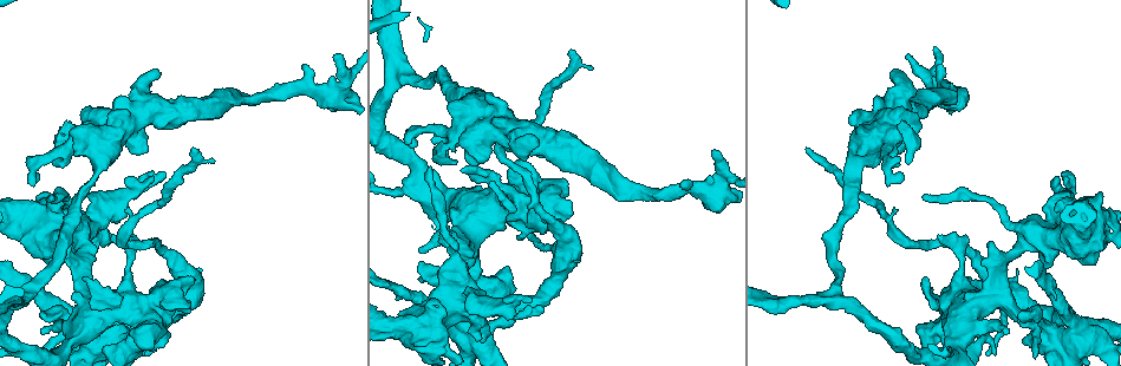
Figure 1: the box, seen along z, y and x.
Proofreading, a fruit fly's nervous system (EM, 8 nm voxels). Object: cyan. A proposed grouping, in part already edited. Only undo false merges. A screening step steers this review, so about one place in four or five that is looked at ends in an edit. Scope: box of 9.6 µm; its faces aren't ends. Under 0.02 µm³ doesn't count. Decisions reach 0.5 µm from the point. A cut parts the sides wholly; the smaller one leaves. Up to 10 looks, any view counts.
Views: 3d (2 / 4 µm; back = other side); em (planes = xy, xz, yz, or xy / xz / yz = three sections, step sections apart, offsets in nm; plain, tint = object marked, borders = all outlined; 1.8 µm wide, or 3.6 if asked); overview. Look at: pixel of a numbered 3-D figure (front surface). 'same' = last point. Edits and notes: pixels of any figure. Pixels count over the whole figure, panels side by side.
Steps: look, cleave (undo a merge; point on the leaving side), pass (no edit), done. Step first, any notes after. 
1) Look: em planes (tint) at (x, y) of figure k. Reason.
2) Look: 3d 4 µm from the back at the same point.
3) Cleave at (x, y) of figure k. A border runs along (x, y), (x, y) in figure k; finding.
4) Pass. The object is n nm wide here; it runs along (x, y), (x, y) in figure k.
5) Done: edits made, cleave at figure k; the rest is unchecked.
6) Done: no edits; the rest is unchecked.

Look: 3d 4 µm at (455, 298) of figure 1.

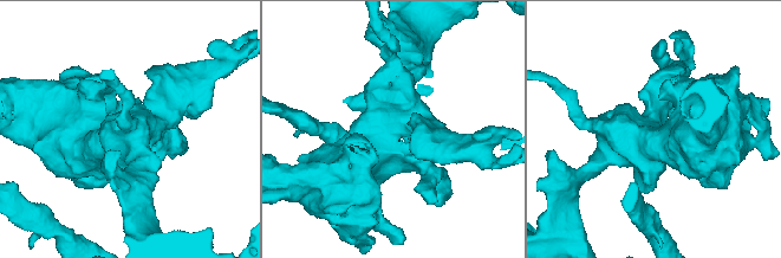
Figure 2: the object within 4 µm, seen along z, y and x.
Look: em 3.6 µm planes (tint) at (389, 131) of figure 2. Now the EM.

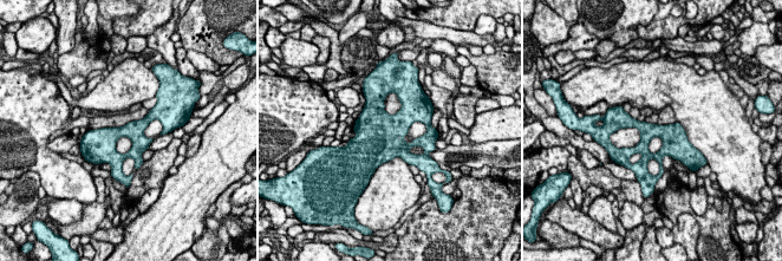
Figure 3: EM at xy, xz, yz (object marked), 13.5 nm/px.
Pass. All the same neuron.

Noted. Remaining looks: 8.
Look: 3d 4 µm at (1108, 349) of figure 1. Thick turns thin.

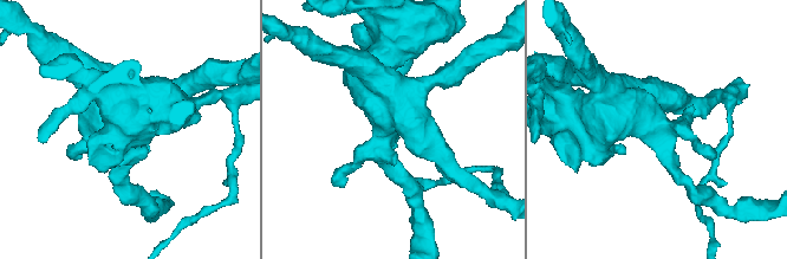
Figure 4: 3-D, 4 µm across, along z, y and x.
Look: em 3.6 µm planes (plain) at (654, 129) of figure 4. Need the tissue.

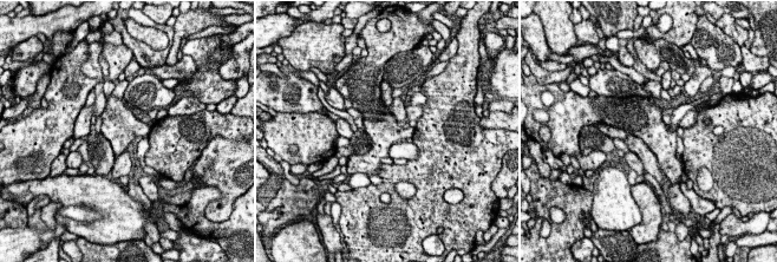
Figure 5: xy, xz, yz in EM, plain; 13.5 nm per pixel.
Look: em 3.6 µm planes (borders) at the same point. See the neighbours.

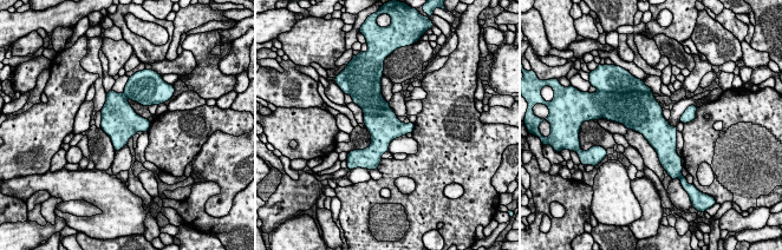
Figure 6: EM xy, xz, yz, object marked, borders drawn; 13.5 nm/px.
Cleave at (630, 83) of figure 6. A border runs along (636, 90), (652, 96) in figure 6; two neurons meet here.

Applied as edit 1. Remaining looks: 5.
Look: overview. See it whole again.

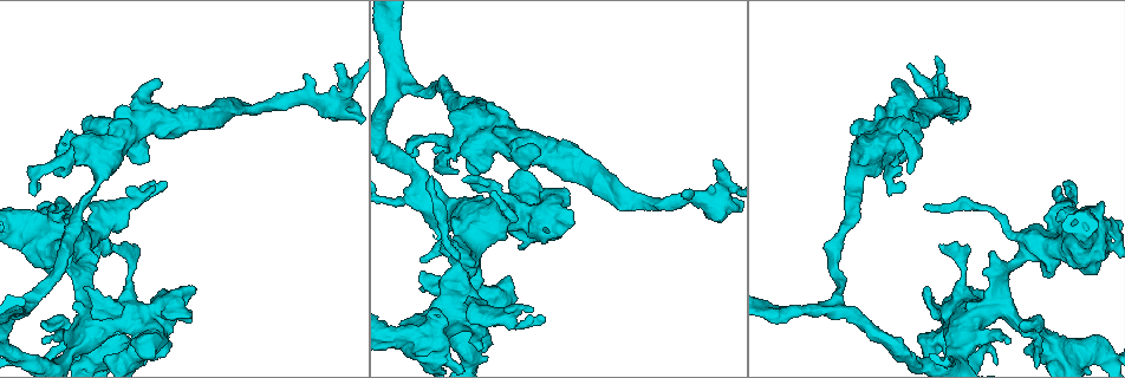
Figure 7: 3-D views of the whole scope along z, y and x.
Look: em planes (tint) at (538, 235) of figure 7. Closes a loop.

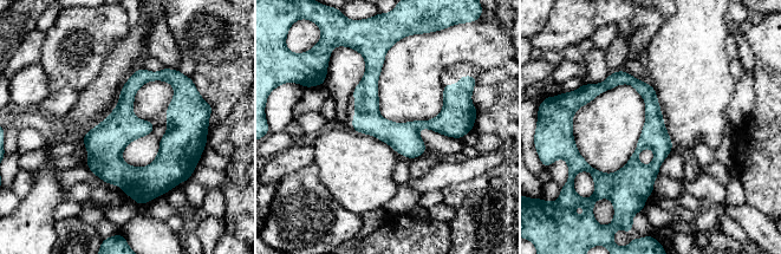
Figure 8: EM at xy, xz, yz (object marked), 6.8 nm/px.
Pass. The object is 180 nm wide here; it runs along (619, 73), (650, 97), (658, 139), (639, 200) in figure 8; continuous, no second neuron.

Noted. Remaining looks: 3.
Look: 3d 2 µm from the back at (477, 290) of figure 7. Looks like a crossing.

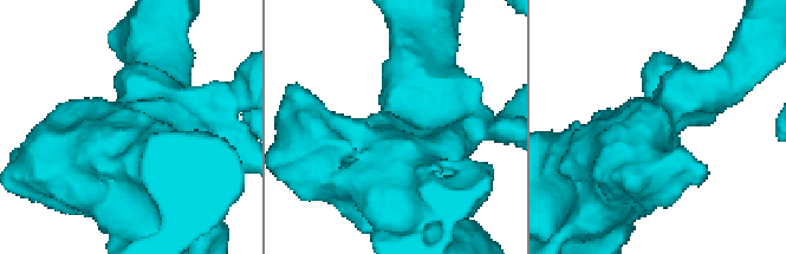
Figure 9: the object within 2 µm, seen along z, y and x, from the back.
Look: em xy step 8 (tint) at (131, 122) of figure 9.

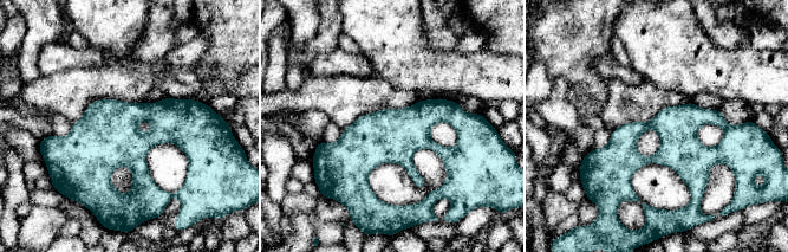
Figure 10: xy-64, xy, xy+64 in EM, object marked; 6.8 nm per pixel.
Look: em planes (tint) at the same point. Cut it another way.

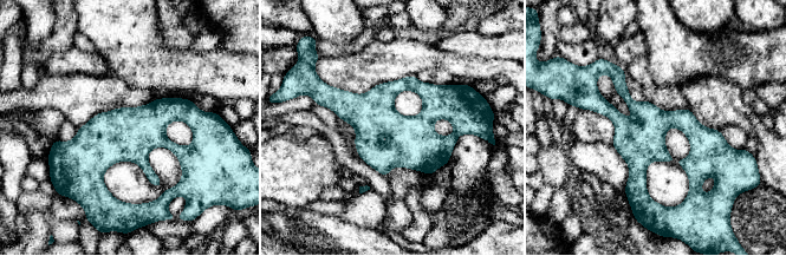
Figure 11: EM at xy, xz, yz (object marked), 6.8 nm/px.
Pass. The object is 360 nm wide here; one neuron here.

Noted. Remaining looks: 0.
Done: edits made, cleave at figure 6; the rest is unchecked.

